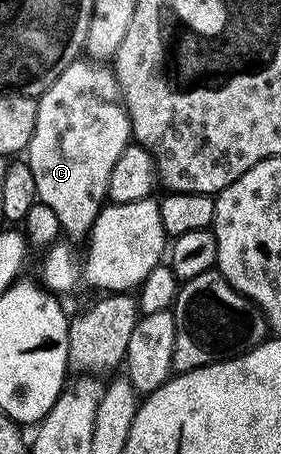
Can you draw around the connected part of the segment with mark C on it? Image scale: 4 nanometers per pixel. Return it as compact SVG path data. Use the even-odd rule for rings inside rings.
M91 57L76 59L64 70L62 77L58 77L58 81L50 85L50 89L38 96L36 104L38 121L34 121L34 137L30 137L26 152L30 173L34 173L34 185L38 185L36 198L54 209L61 232L65 236L69 235L69 240L83 240L91 231L98 213L106 206L108 182L114 173L114 165L130 146L132 139L132 123L120 98L115 70Z

